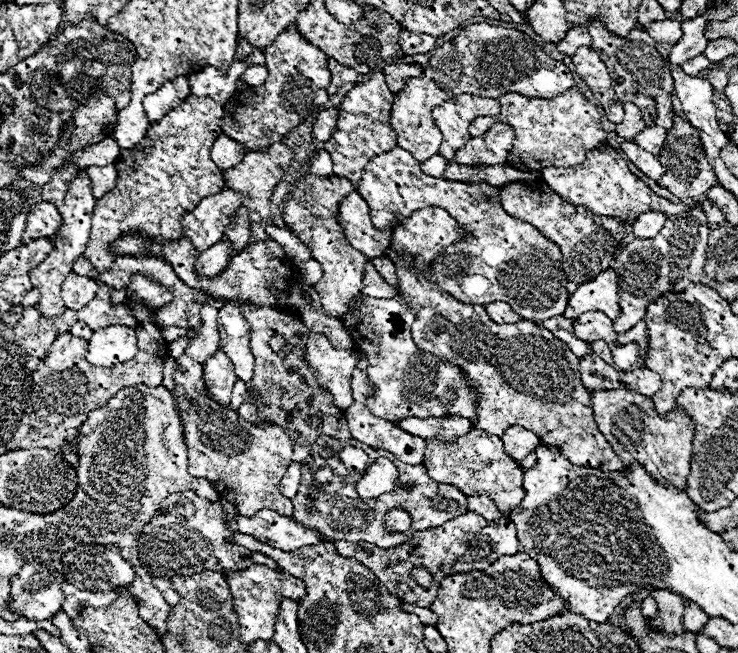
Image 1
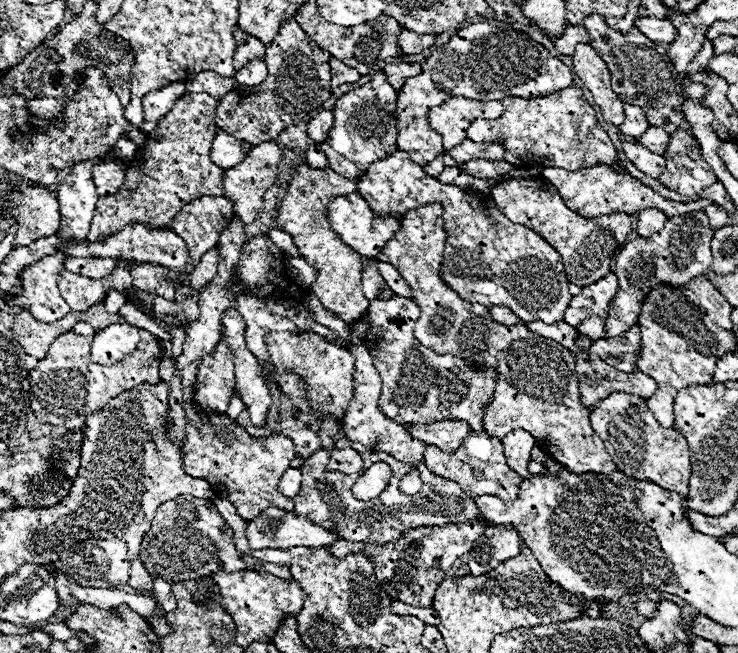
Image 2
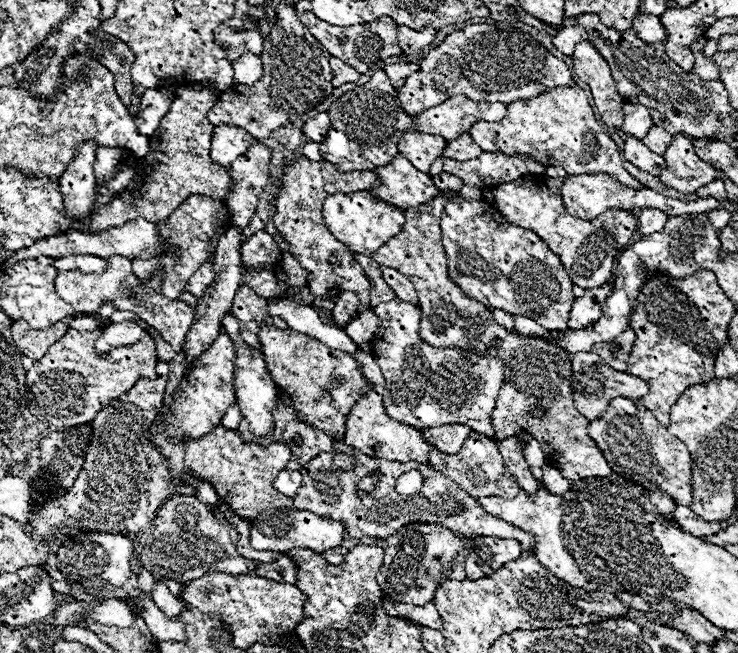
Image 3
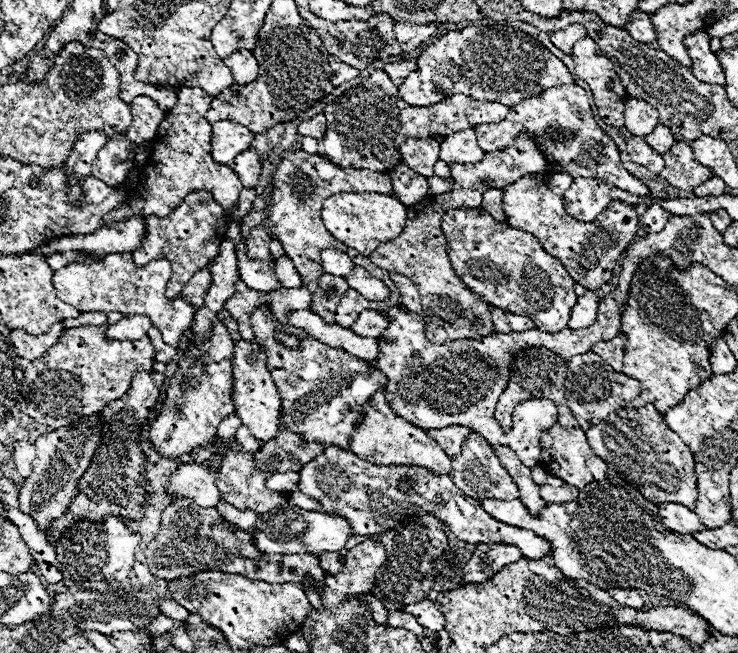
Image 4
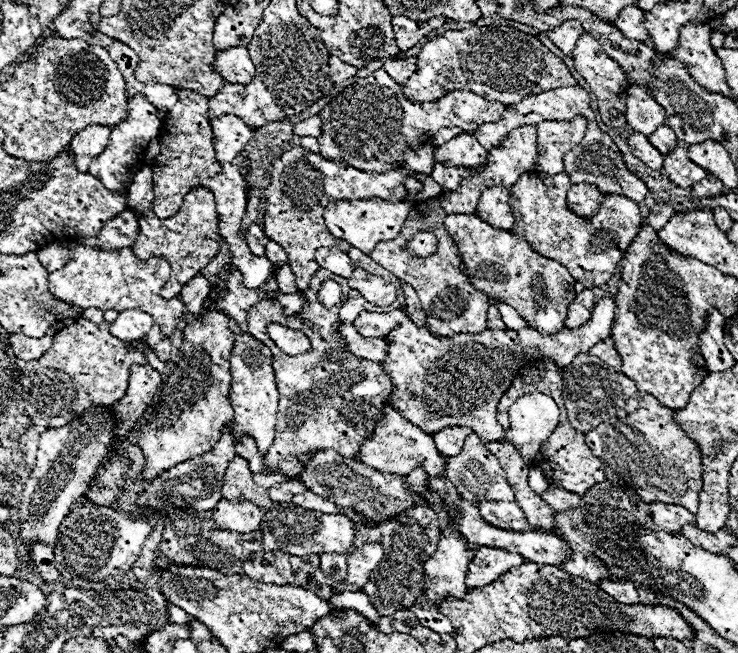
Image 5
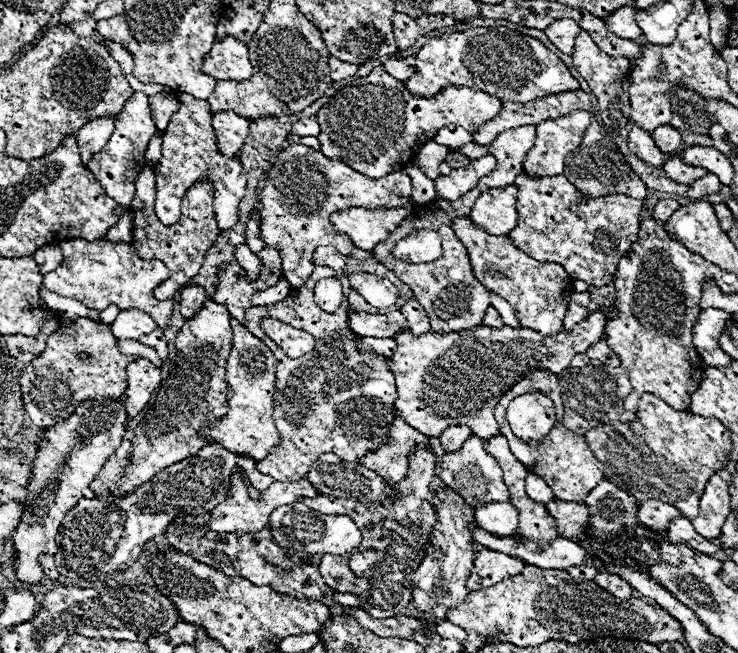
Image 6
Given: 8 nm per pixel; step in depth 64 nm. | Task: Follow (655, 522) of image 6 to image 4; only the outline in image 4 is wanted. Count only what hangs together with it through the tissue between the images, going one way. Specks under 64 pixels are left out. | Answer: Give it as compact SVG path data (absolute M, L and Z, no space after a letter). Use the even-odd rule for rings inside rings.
M674 502L660 506L660 522L662 522L664 528L676 530L680 534L692 534L692 532L704 532L704 530L708 530L698 520L698 516L692 510L688 510L682 504L674 504Z

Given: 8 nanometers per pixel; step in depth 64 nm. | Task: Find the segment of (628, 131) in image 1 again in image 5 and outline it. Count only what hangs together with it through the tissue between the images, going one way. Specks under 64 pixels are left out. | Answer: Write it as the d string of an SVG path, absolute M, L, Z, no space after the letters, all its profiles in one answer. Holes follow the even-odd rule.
M640 84L628 88L626 108L626 124L634 132L650 136L660 124L664 124L664 108Z

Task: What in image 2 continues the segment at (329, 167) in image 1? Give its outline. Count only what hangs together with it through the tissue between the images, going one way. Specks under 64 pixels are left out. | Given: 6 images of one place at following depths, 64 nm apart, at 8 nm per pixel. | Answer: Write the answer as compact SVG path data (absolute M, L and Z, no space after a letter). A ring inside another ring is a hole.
M312 146L312 148L306 152L306 158L308 158L308 164L310 164L312 168L328 168L326 154L324 154L318 146Z

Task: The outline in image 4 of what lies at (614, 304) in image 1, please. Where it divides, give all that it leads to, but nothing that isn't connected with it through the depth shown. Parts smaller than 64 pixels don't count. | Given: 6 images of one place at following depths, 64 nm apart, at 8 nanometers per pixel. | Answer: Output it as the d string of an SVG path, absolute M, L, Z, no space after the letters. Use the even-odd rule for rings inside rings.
M588 290L584 296L580 296L576 304L572 306L568 328L580 330L580 328L588 328L590 324L594 324L596 314L598 314L598 304L600 304L600 296L594 290Z

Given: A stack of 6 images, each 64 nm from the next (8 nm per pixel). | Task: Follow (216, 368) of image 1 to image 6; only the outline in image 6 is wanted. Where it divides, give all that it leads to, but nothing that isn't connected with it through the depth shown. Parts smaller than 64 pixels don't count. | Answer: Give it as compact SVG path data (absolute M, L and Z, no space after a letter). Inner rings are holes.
M212 298L204 302L200 312L190 318L182 330L176 336L174 342L176 348L176 358L174 358L174 368L170 368L168 378L162 382L158 394L154 396L152 404L148 404L148 410L144 414L144 420L138 424L134 430L134 440L132 440L132 458L130 462L134 466L128 466L126 474L120 480L118 492L132 492L136 486L146 484L154 474L160 470L188 458L200 452L200 448L208 446L206 438L200 438L198 432L212 424L214 420L220 420L222 416L228 414L228 402L226 402L226 392L228 392L228 382L226 382L226 358L230 356L232 350L232 328L230 328L230 314L224 304L216 304Z

